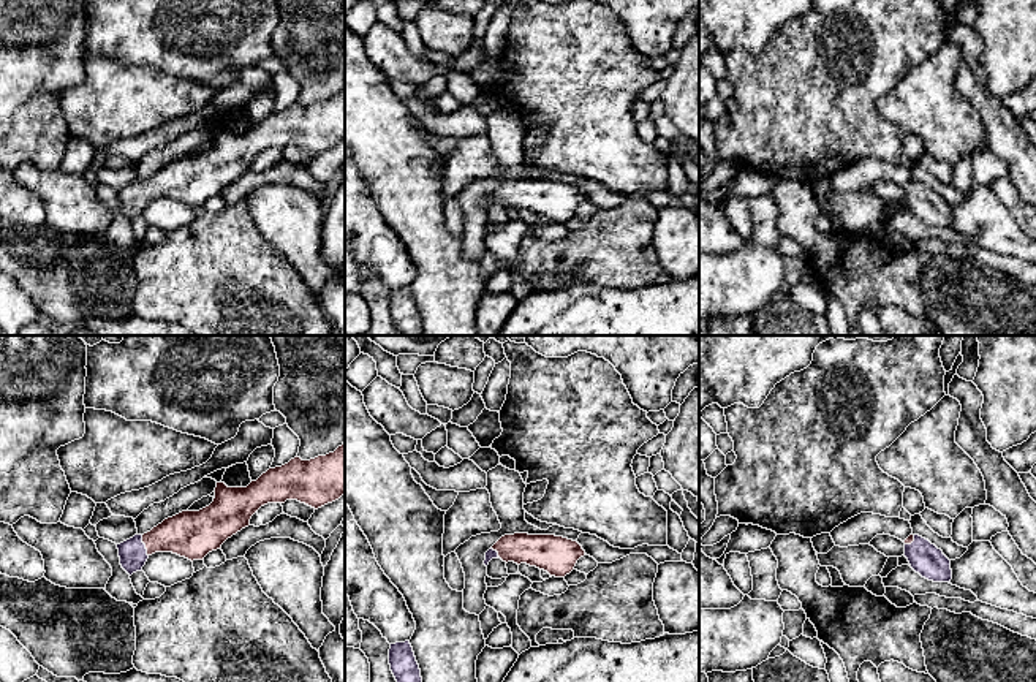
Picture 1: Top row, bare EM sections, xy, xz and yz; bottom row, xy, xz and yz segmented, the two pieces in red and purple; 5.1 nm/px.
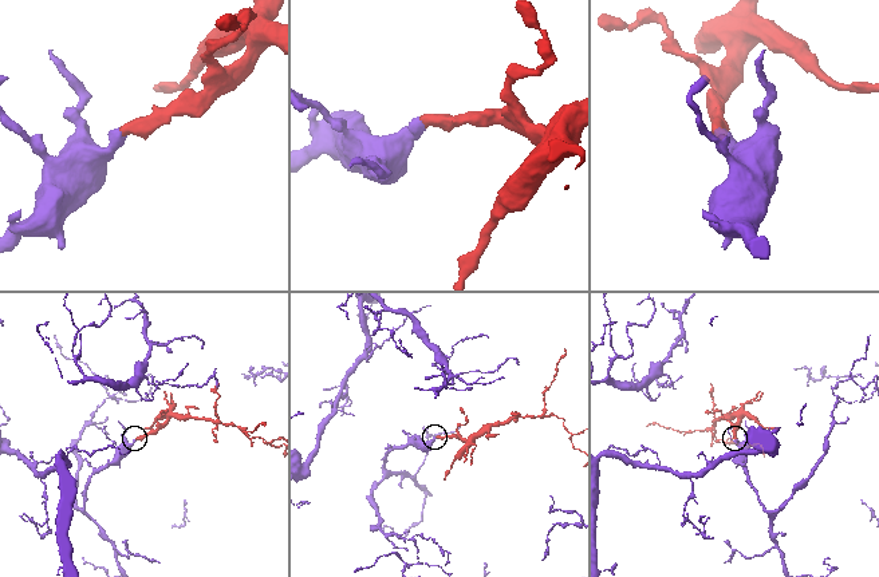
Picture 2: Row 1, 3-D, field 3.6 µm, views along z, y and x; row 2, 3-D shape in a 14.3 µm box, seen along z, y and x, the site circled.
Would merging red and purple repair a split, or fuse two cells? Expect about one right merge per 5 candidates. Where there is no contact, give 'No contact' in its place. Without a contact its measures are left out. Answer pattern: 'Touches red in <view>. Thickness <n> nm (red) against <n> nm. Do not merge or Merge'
Touches red in xy. Thickness 240 nm (red) against 140 nm. Merge

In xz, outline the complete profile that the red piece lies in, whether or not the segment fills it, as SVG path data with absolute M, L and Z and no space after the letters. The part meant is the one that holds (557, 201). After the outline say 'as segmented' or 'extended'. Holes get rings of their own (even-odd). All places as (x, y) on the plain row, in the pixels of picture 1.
M514 179L501 182L487 198L484 210L492 204L527 209L547 217L550 222L569 220L585 196L577 187L555 180Z; extended

